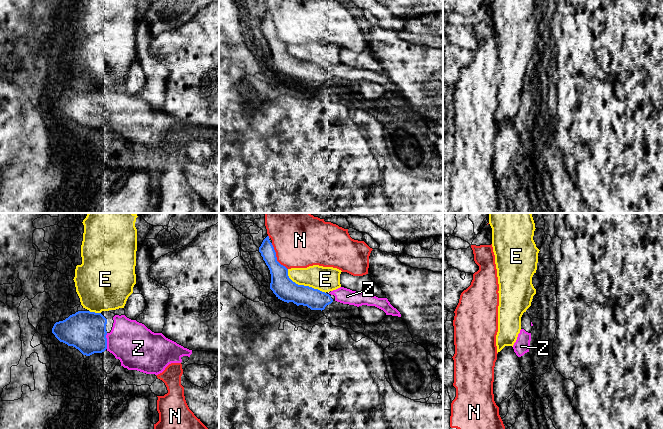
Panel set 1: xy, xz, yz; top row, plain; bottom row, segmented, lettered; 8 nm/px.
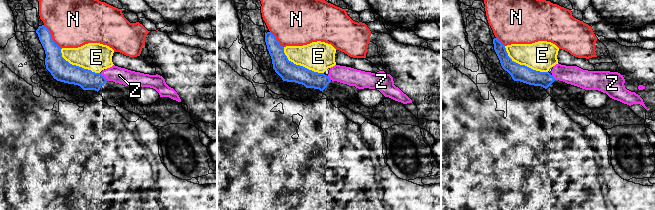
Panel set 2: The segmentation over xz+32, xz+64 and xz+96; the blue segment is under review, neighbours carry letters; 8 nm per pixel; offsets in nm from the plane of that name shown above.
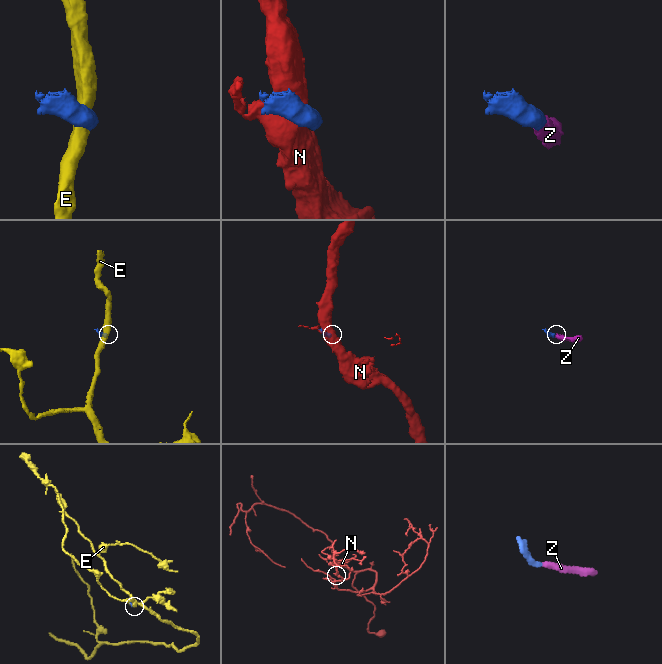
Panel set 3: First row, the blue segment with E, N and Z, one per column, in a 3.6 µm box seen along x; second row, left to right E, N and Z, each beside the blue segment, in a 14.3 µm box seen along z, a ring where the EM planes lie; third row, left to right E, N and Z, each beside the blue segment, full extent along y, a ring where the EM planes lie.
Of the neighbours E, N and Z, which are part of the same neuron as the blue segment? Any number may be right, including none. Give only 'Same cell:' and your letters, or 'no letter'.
Same cell: Z

